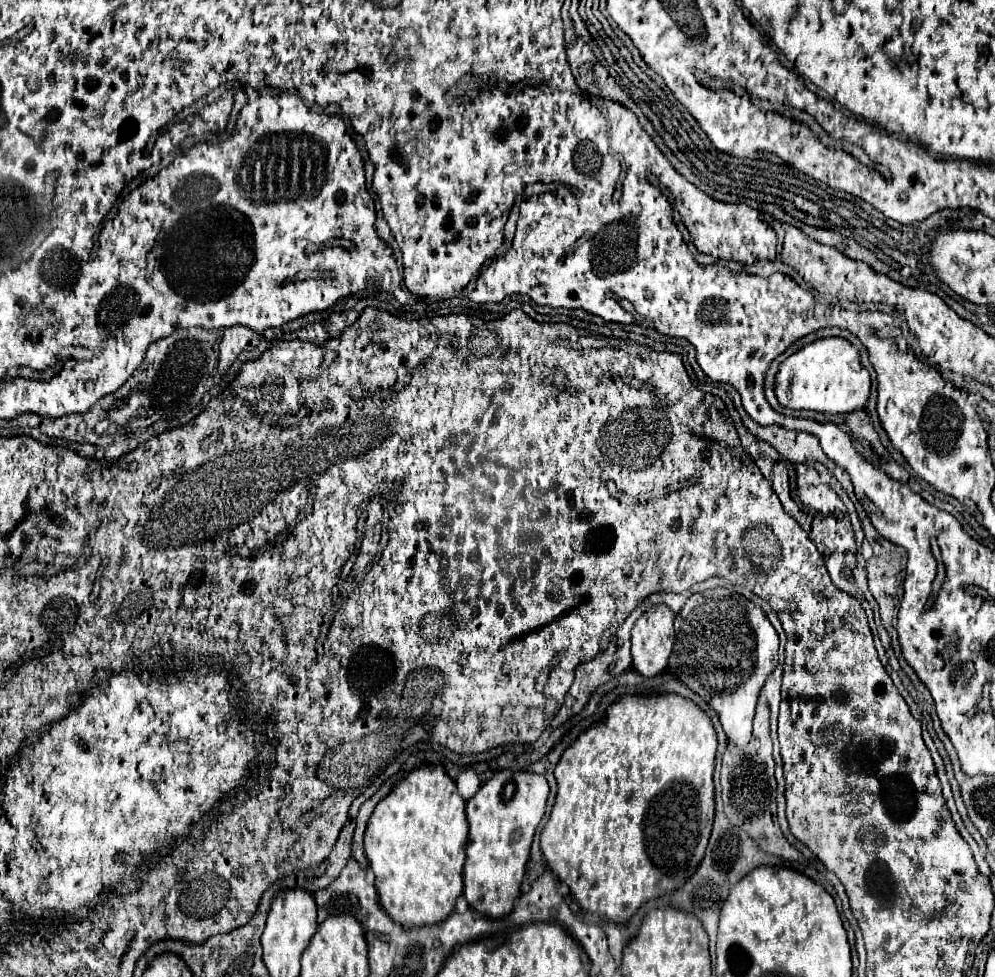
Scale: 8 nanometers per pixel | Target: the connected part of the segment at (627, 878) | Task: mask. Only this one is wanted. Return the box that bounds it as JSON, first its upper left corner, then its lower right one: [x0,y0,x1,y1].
[541,694,717,924]

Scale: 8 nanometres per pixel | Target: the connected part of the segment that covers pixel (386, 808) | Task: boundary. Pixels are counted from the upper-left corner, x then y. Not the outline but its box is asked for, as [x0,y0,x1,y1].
[365,764,469,928]

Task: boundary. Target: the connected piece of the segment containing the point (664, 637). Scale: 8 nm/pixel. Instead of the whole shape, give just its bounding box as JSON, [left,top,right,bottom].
[631,604,675,678]

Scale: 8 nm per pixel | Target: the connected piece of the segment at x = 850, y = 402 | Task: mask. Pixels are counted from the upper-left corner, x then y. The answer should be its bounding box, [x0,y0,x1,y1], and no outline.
[775,338,871,416]

